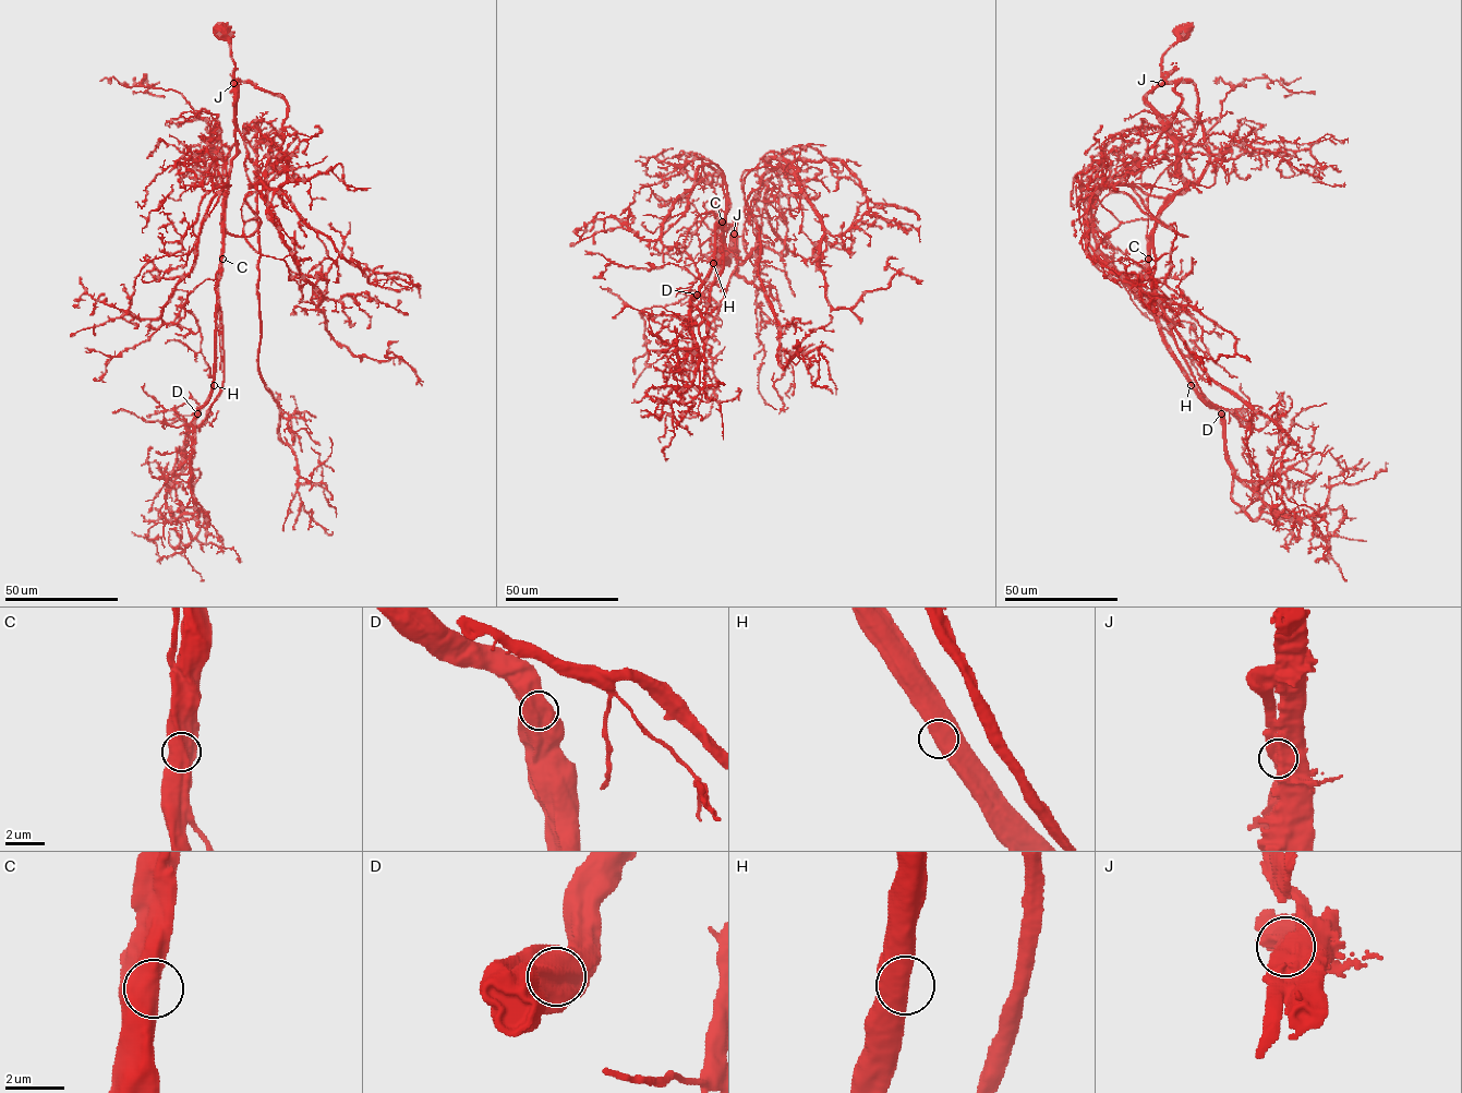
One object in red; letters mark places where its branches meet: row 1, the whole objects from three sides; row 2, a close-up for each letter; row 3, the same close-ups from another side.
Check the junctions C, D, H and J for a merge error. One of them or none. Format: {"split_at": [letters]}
{"split_at": ["C"]}

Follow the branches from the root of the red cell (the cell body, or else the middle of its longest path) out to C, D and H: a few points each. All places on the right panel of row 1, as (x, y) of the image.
C: (1182, 33), (1163, 56), (1161, 74), (1164, 80), (1146, 98), (1173, 143), (1184, 184), (1159, 215), (1148, 259)
D: (1182, 33), (1146, 98), (1184, 184), (1150, 239), (1151, 305), (1181, 371), (1221, 413)
H: (1182, 33), (1146, 98), (1184, 184), (1159, 215), (1148, 272), (1159, 332), (1191, 385)

